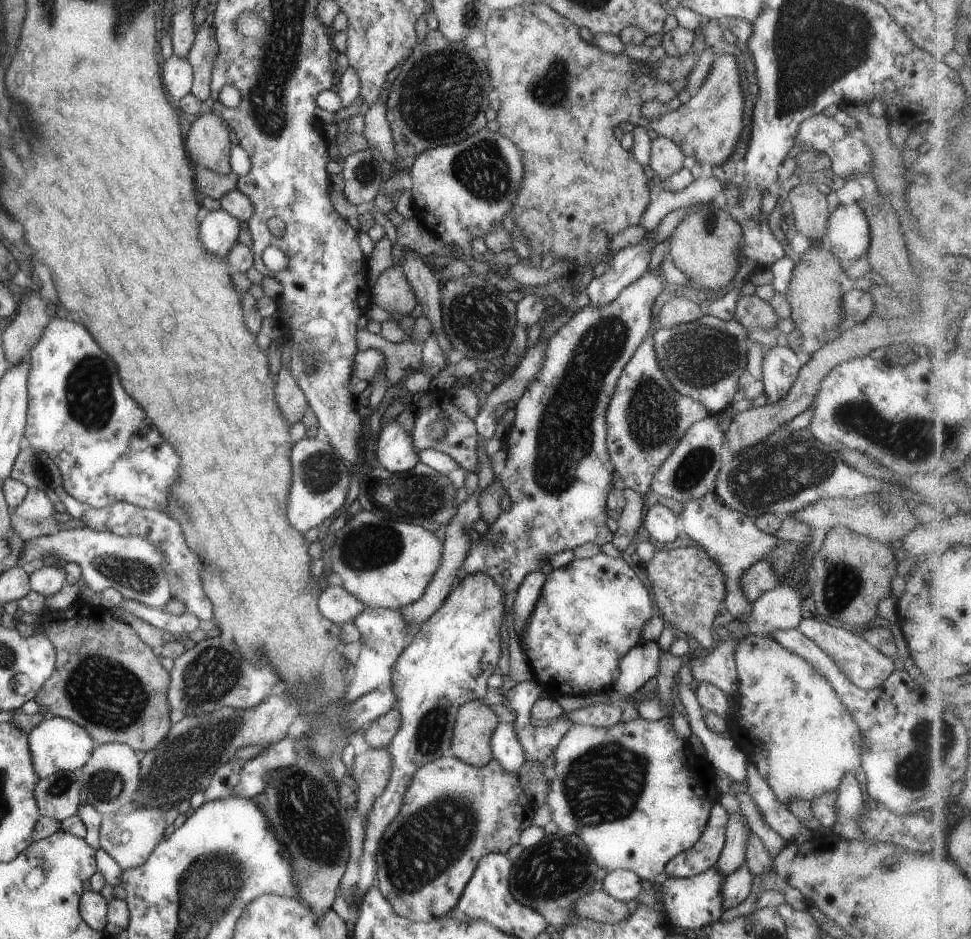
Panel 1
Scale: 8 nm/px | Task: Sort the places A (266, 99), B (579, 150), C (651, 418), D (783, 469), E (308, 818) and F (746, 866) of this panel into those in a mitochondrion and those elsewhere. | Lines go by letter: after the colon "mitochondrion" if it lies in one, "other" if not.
A: mitochondrion
B: other
C: mitochondrion
D: mitochondrion
E: mitochondrion
F: other

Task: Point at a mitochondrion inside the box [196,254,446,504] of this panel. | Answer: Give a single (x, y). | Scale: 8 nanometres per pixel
(320, 471)

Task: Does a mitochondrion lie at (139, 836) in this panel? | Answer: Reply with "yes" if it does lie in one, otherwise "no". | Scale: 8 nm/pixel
no

